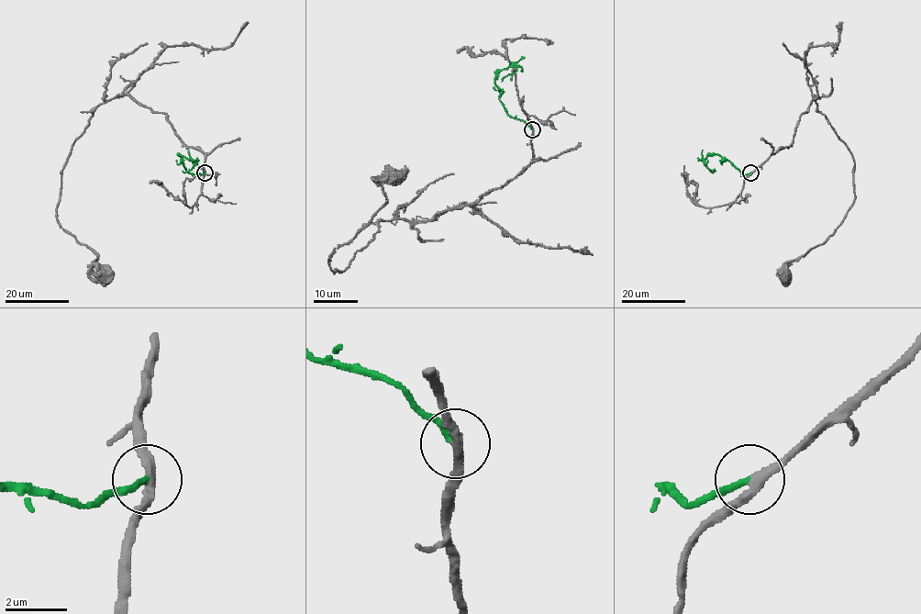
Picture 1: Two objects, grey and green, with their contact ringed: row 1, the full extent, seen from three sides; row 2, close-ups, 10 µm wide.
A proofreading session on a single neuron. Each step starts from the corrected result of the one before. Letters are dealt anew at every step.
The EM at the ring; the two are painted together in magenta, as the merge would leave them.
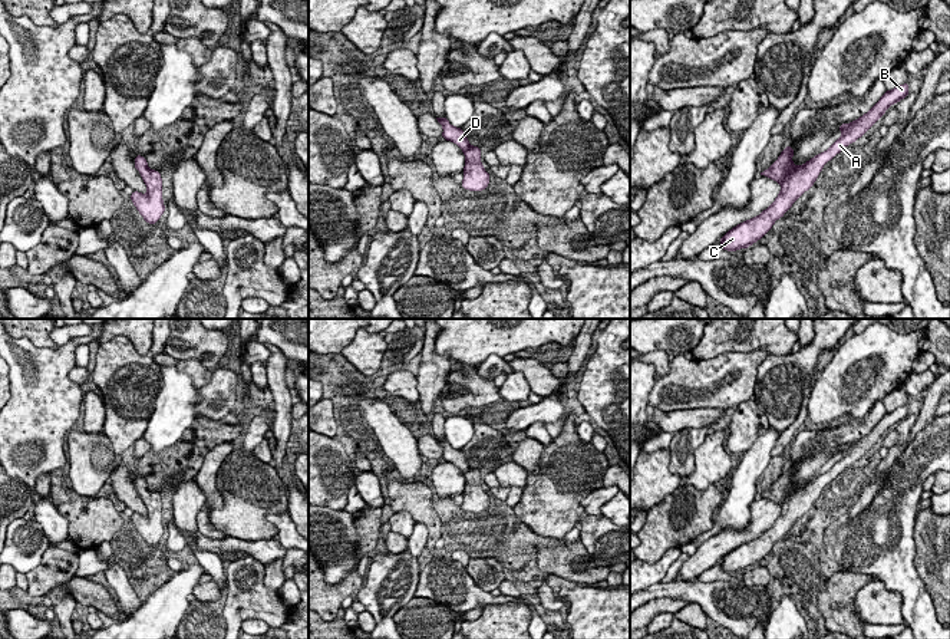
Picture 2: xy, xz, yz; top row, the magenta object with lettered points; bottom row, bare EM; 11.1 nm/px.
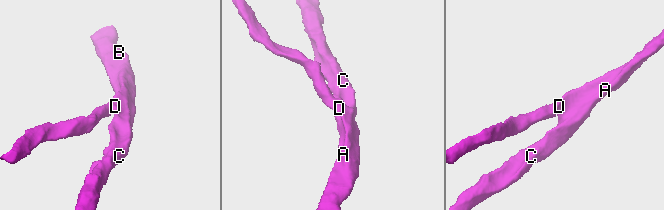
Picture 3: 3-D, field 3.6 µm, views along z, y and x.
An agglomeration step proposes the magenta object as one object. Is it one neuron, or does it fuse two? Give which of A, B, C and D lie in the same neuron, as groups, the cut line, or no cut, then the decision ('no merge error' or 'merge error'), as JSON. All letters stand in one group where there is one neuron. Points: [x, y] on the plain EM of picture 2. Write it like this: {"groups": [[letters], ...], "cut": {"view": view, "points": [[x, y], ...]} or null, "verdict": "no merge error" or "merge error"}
{"groups": [["A", "B", "C", "D"]], "cut": null, "verdict": "no merge error"}

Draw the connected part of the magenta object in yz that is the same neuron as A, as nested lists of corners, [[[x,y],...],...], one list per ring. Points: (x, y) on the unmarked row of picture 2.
[[[908,404],[887,412],[870,434],[855,441],[851,445],[840,447],[842,458],[837,461],[825,474],[818,475],[801,488],[792,484],[794,470],[785,468],[779,480],[761,497],[769,498],[781,505],[781,514],[776,521],[762,533],[758,538],[740,544],[728,553],[719,563],[723,572],[736,573],[748,570],[755,563],[761,561],[773,547],[784,538],[791,527],[812,508],[827,482],[831,482],[847,467],[862,458],[890,426],[900,424],[908,416]]]

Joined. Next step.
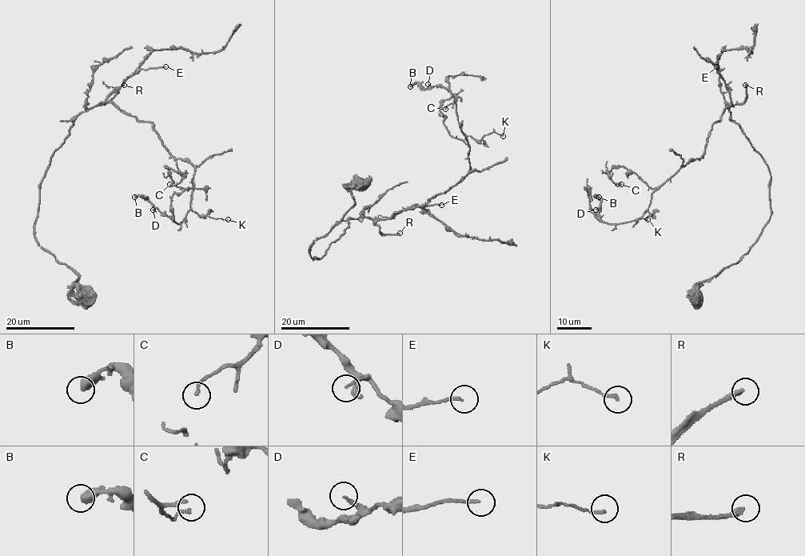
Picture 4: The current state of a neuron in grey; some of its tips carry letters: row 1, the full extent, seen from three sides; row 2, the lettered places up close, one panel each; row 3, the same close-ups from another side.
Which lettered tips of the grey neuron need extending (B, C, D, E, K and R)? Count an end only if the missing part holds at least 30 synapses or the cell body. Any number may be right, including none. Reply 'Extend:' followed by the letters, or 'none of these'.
Extend: R

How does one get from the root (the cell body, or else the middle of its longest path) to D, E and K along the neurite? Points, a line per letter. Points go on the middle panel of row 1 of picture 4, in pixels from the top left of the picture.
D: (359, 186), (313, 259), (349, 219), (424, 206), (468, 173), (455, 98), (428, 84)
E: (359, 186), (350, 187), (353, 206), (311, 245), (313, 259), (349, 219), (441, 205)
K: (359, 186), (313, 259), (349, 219), (388, 219), (453, 187), (469, 170), (467, 137), (503, 136)

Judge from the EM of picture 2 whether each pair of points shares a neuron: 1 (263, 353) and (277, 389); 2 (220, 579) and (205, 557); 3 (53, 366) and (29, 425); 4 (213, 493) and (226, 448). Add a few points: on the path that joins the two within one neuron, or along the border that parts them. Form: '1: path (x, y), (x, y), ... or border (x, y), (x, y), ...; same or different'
1: border (263, 343), (270, 353), (266, 361); different
2: path (217, 573), (211, 563); same
3: path (42, 381), (40, 411); same
4: path (210, 481), (210, 465), (214, 460); same

